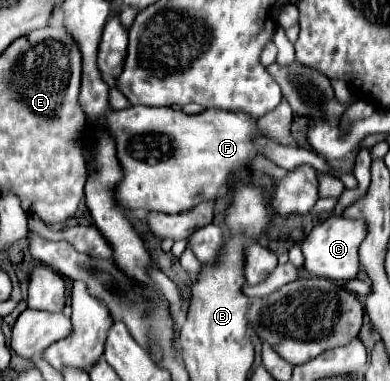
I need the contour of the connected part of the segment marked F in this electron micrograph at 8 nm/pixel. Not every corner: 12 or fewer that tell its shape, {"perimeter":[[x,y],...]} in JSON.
{"perimeter":[[105,114],[127,210],[177,214],[229,190],[255,120]]}

